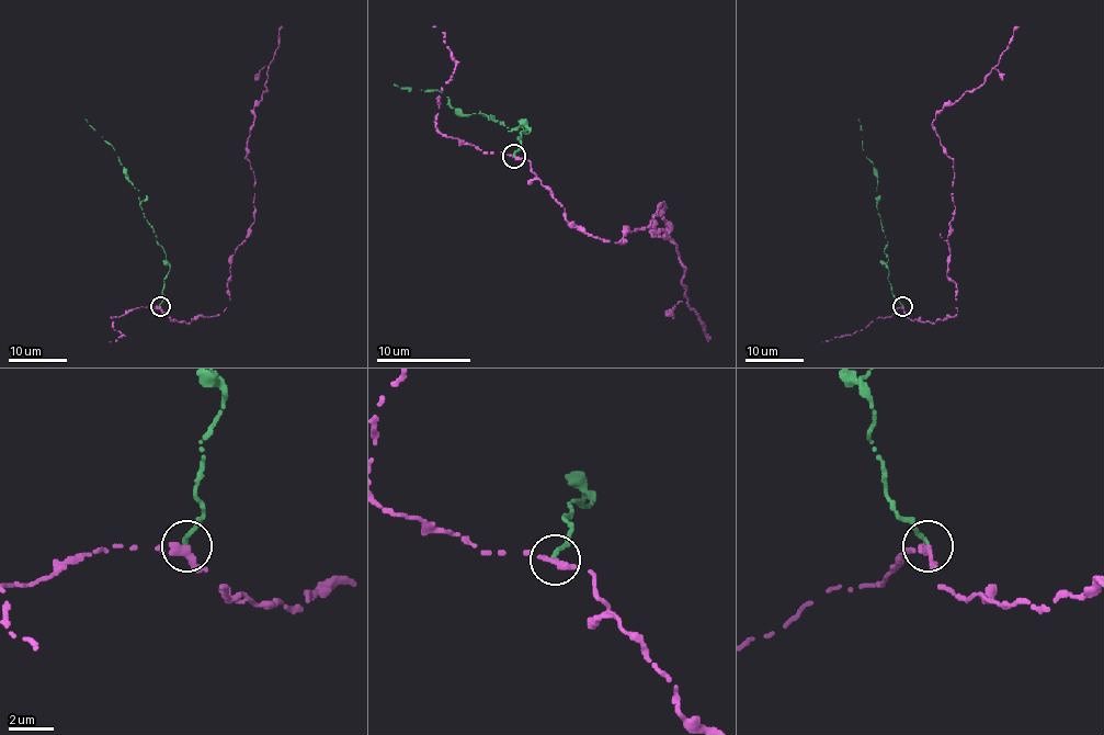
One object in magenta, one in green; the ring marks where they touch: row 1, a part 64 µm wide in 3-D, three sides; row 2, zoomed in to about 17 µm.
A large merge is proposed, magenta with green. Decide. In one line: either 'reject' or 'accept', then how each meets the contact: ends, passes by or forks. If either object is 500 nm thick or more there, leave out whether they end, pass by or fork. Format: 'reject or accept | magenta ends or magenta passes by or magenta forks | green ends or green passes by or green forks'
reject | magenta passes by | green ends

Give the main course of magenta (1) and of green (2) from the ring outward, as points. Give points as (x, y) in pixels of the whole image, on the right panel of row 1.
1: (902, 307), (912, 320), (955, 316), (957, 287), (946, 274), (954, 160), (932, 122), (983, 83), (1019, 26)
2: (902, 305), (892, 294), (888, 276), (885, 252), (888, 240), (876, 205), (877, 179), (862, 147), (858, 119)

